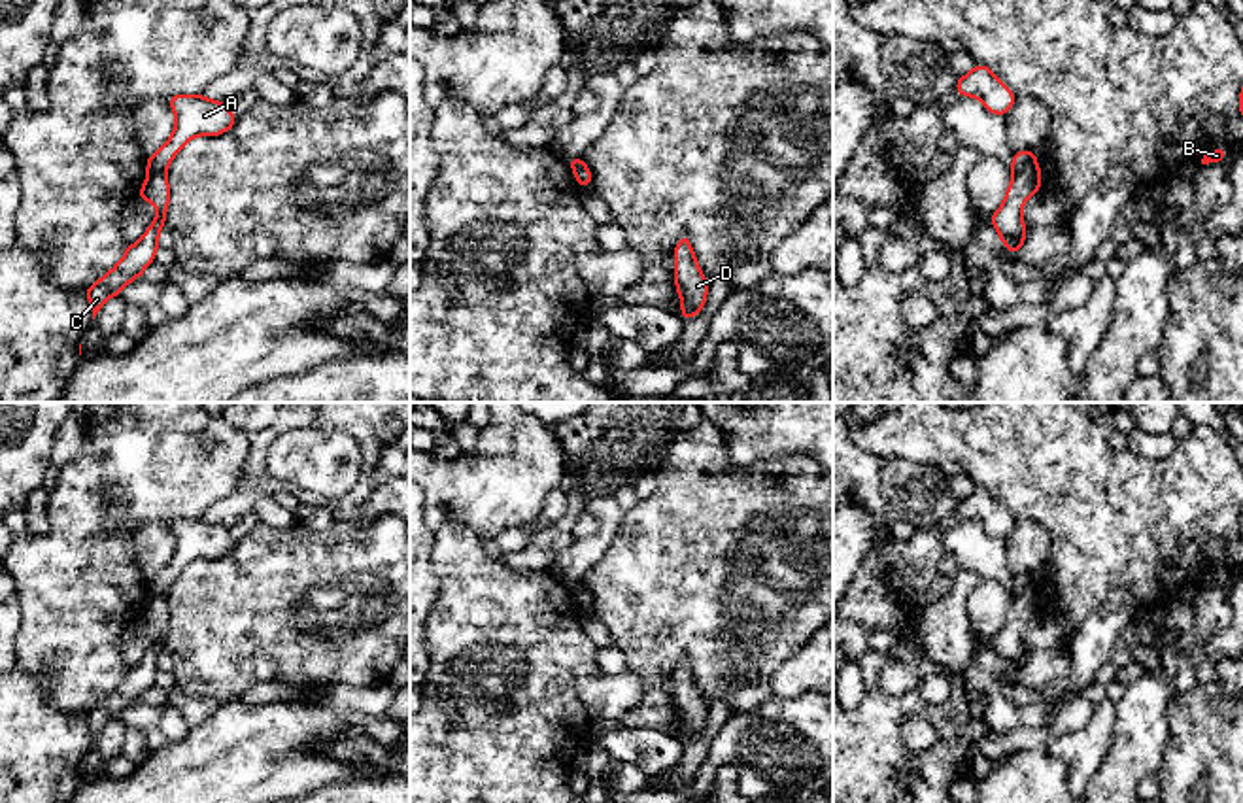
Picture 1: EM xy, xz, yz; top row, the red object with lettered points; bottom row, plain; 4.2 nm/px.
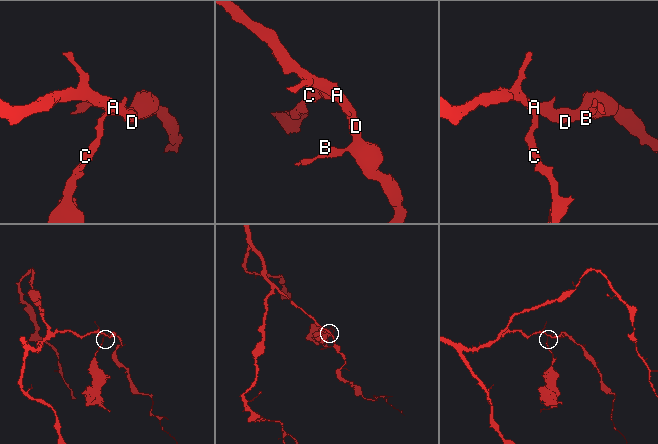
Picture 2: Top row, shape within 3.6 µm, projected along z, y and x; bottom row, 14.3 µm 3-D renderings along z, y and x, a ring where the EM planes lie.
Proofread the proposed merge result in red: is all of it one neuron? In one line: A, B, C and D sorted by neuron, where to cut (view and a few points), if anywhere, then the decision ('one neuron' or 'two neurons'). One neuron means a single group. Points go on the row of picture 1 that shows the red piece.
groups A B D / C; cut yz (1036, 161), (1013, 174); two neurons

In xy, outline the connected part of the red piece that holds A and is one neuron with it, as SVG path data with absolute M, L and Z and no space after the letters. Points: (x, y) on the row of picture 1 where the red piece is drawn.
M174 94L168 96L168 102L176 117L176 127L168 142L147 157L147 174L166 170L189 140L196 136L219 136L236 123L230 106L210 100L204 94Z

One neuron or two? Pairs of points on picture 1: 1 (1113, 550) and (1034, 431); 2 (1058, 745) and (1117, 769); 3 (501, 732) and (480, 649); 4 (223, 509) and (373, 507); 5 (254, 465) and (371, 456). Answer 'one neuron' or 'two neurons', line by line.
1: one neuron
2: two neurons
3: one neuron
4: two neurons
5: one neuron

